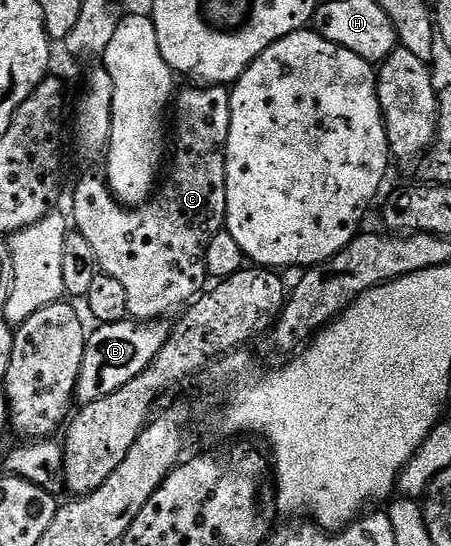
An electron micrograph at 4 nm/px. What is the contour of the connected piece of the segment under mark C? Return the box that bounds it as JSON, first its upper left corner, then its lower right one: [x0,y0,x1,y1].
[71,86,231,322]

